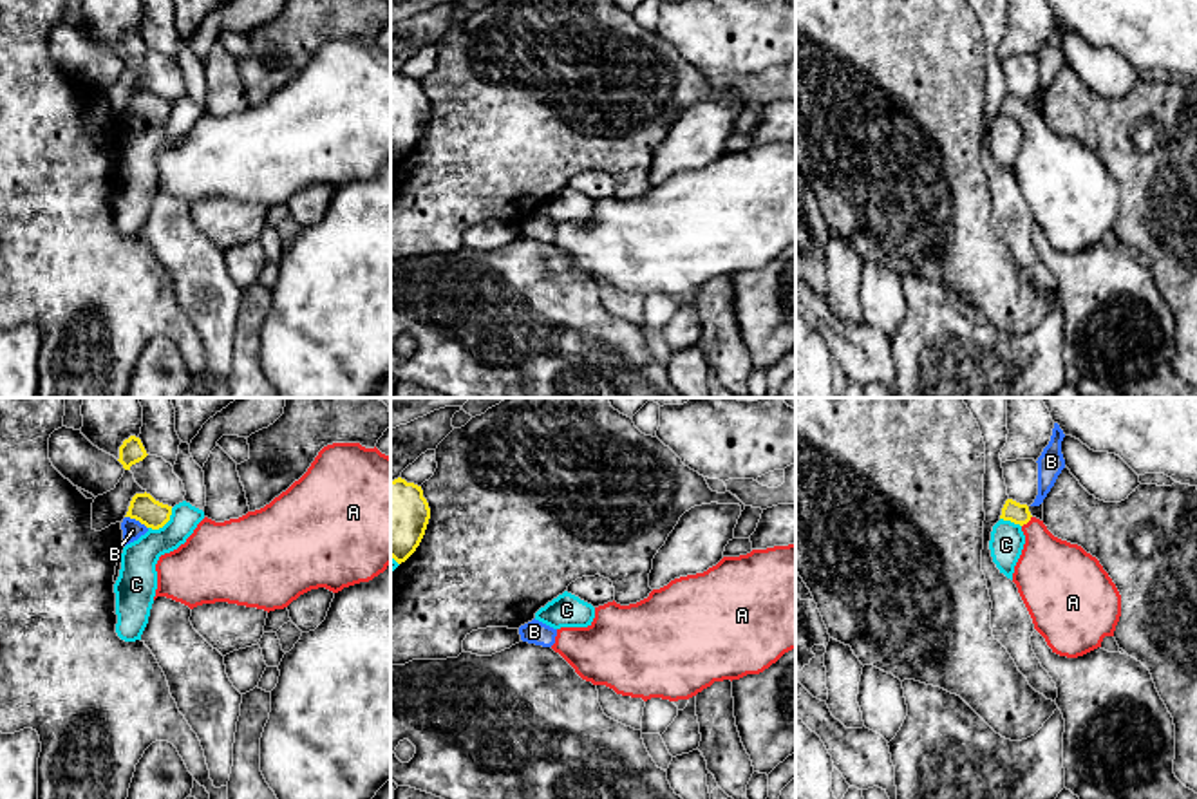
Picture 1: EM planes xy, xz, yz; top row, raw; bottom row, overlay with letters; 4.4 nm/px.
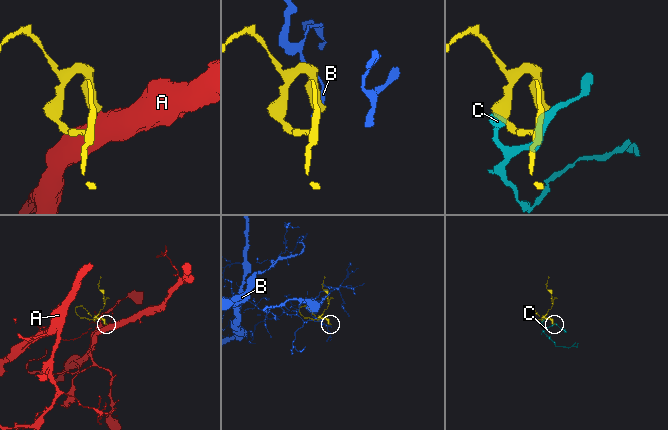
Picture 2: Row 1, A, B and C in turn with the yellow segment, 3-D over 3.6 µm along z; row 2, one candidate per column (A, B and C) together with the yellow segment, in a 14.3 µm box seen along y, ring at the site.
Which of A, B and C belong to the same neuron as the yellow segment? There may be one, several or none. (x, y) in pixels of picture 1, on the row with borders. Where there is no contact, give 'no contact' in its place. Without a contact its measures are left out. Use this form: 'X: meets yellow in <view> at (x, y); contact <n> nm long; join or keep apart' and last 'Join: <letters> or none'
A: meets yellow in yz at (1027, 521); contact 70 nm long; join
B: meets yellow in xy at (136, 519); contact 120 nm long; keep apart
C: meets yellow in xy at (163, 525); contact 140 nm long; keep apart
Join: A

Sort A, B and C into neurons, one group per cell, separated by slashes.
A / B / C

